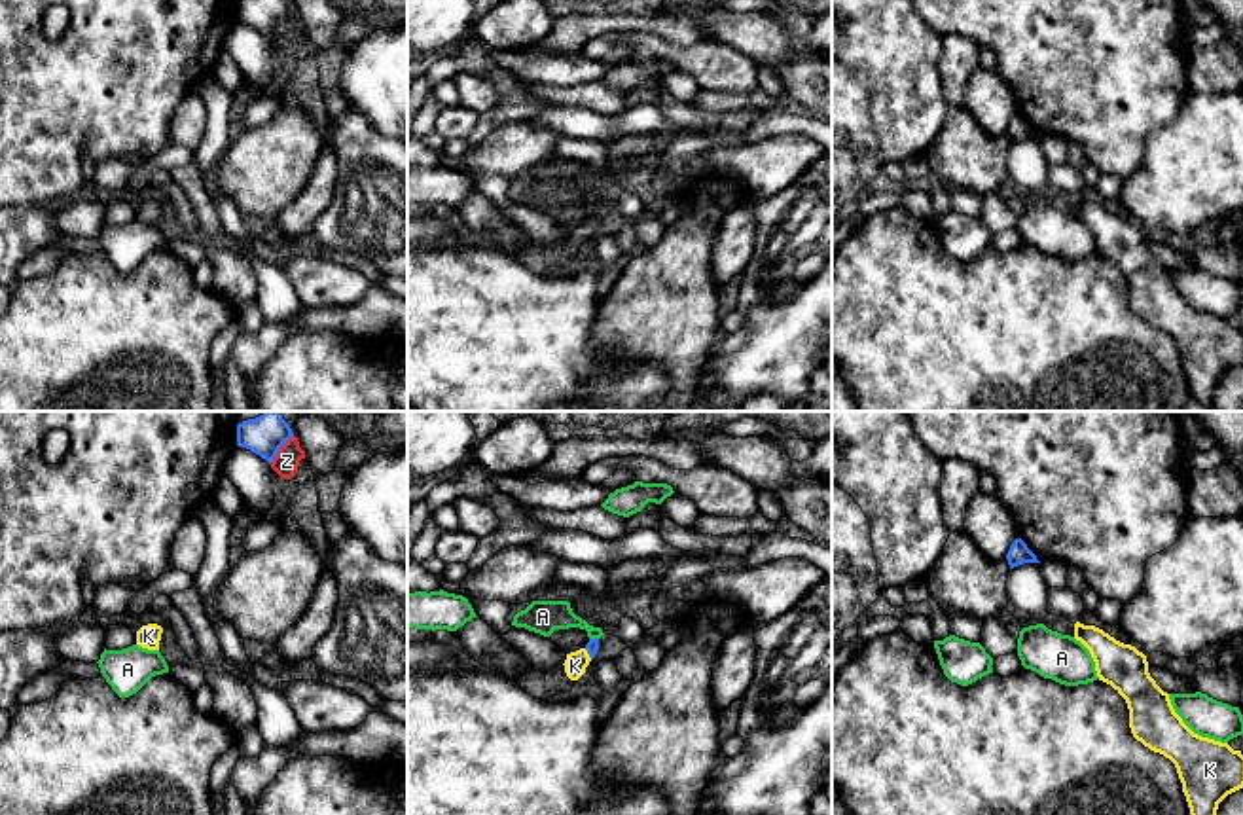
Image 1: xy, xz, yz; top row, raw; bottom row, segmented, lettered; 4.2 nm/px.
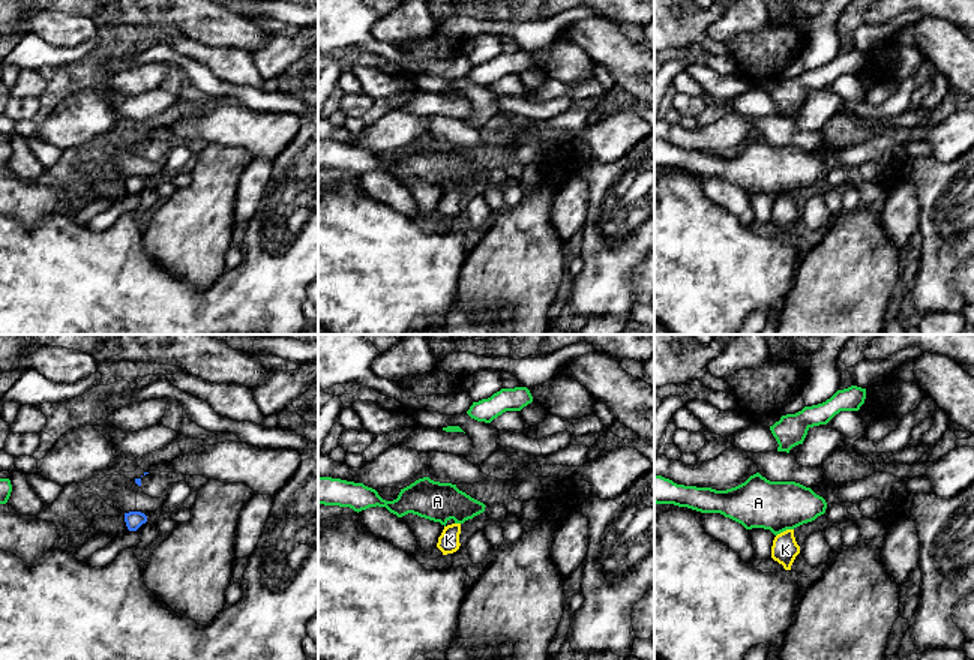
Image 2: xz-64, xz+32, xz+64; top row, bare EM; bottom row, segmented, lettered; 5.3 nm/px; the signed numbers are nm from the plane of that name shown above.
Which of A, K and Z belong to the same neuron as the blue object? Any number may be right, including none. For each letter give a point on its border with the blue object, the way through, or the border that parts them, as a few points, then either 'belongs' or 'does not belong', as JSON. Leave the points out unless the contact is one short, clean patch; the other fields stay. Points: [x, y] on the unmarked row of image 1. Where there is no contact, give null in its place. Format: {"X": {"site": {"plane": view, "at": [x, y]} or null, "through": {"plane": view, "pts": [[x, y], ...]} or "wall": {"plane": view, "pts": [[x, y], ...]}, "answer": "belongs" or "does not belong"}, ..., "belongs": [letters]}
{"A": {"site": {"plane": "xz", "at": [594, 215]}, "wall": {"plane": "xz", "pts": [[590, 213], [597, 215]]}, "answer": "does not belong"}, "K": {"site": {"plane": "xz", "at": [588, 228]}, "through": {"plane": "xz", "pts": [[592, 222], [588, 228], [575, 241]]}, "answer": "belongs"}, "Z": {"site": {"plane": "xy", "at": [279, 23]}, "wall": {"plane": "xy", "pts": [[292, 10], [270, 38]]}, "answer": "does not belong"}, "belongs": ["K"]}

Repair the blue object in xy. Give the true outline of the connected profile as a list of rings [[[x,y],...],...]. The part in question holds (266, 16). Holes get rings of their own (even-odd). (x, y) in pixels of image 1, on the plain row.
[[[237,0],[237,21],[250,25],[269,40],[292,11],[290,0]]]

